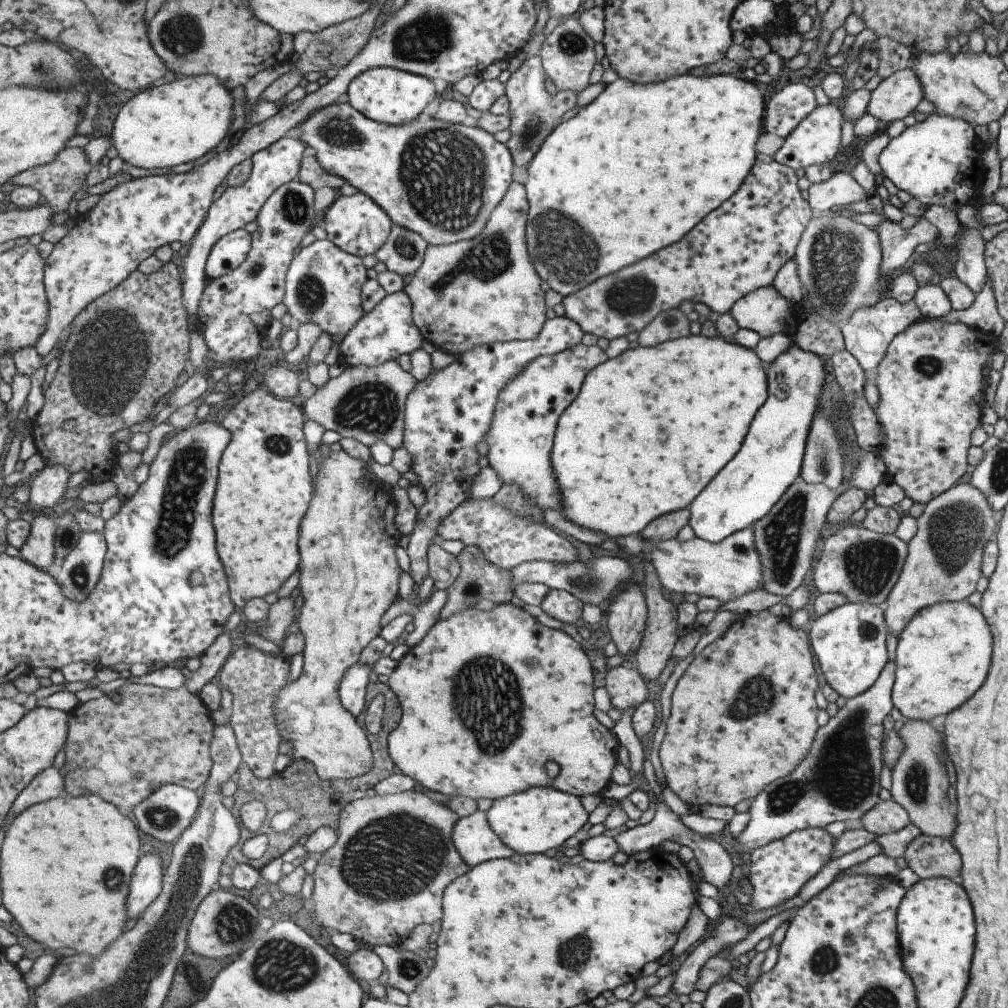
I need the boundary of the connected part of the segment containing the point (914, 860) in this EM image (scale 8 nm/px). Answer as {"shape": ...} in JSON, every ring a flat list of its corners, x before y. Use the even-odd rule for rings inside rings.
{"shape":[[920,834,906,846,902,856,920,879,943,877,953,881,959,876,959,854,947,838]]}

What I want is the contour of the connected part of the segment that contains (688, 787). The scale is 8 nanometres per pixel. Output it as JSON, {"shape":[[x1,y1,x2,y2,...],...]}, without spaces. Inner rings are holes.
{"shape":[[767,609,754,614,745,614,733,621,727,630,713,642,707,643,692,659,677,680,670,697,670,713,666,720,663,739,660,743,659,758,667,782,673,791,692,810,699,806,713,805,733,807,741,800,757,796,770,782,789,774,807,754,818,724,814,694,818,690,817,676,813,668,813,656,809,650,806,629,794,627,786,618,774,616]]}

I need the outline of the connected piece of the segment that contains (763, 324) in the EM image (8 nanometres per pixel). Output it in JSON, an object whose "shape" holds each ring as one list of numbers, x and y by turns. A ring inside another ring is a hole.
{"shape":[[771,286,759,287,742,296,738,301,735,301,728,312,737,323,739,329,754,330,763,338,765,336,783,331,785,324,795,326,795,318,791,316,788,302]]}

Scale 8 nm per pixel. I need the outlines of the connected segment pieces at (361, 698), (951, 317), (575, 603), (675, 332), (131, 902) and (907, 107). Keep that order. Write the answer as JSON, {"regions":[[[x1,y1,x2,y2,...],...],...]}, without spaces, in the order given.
{"regions":[[[363,664,353,665,348,673,343,677,340,686,340,697,344,707,354,714,359,716,365,708,368,708,368,702,365,700,371,678,369,674,375,672,376,664,372,666,363,666]],[[985,275,983,286,975,295,969,308,962,311,952,310,938,319,950,323,962,322,965,326,978,330,981,334,991,334,994,338,999,338,1004,320,999,316,989,275]],[[551,589,540,607,549,616,575,625,583,616,583,605,584,602,568,590]],[[678,308,661,312,638,336,638,344,653,347,689,334,689,321]],[[157,853,141,855,132,876,128,896,129,918,137,918,162,893,164,885,163,860]],[[909,65,886,76,870,92,866,111,885,125,913,113,921,102,922,88]]]}

